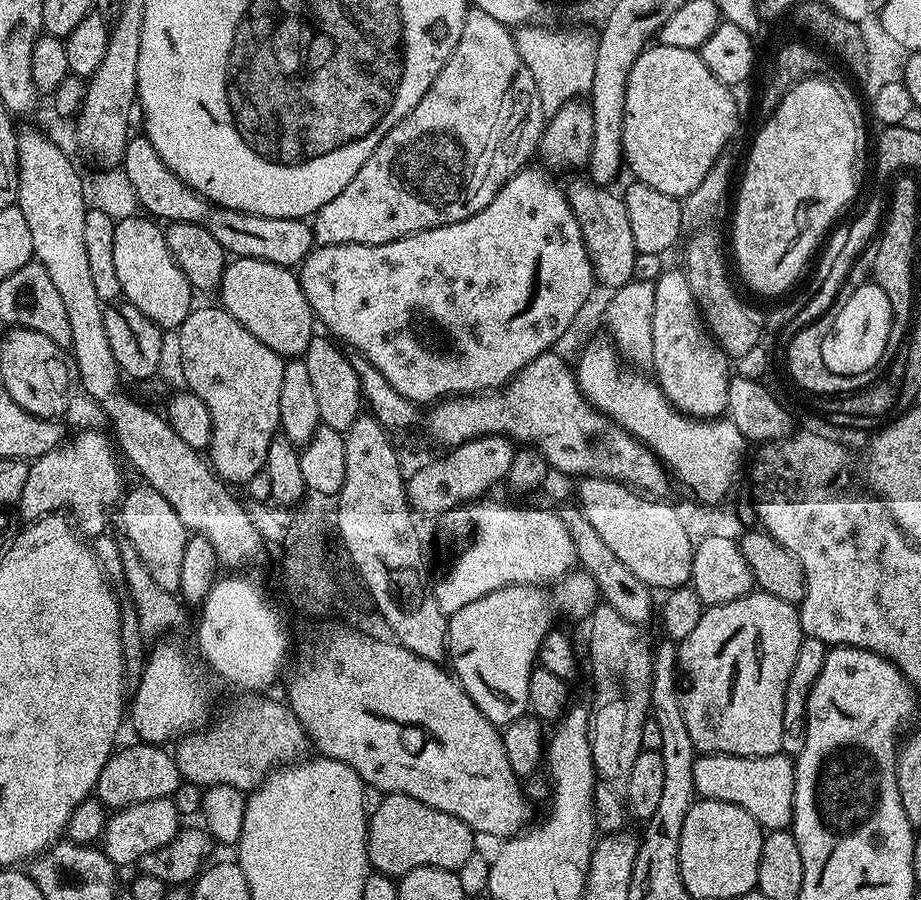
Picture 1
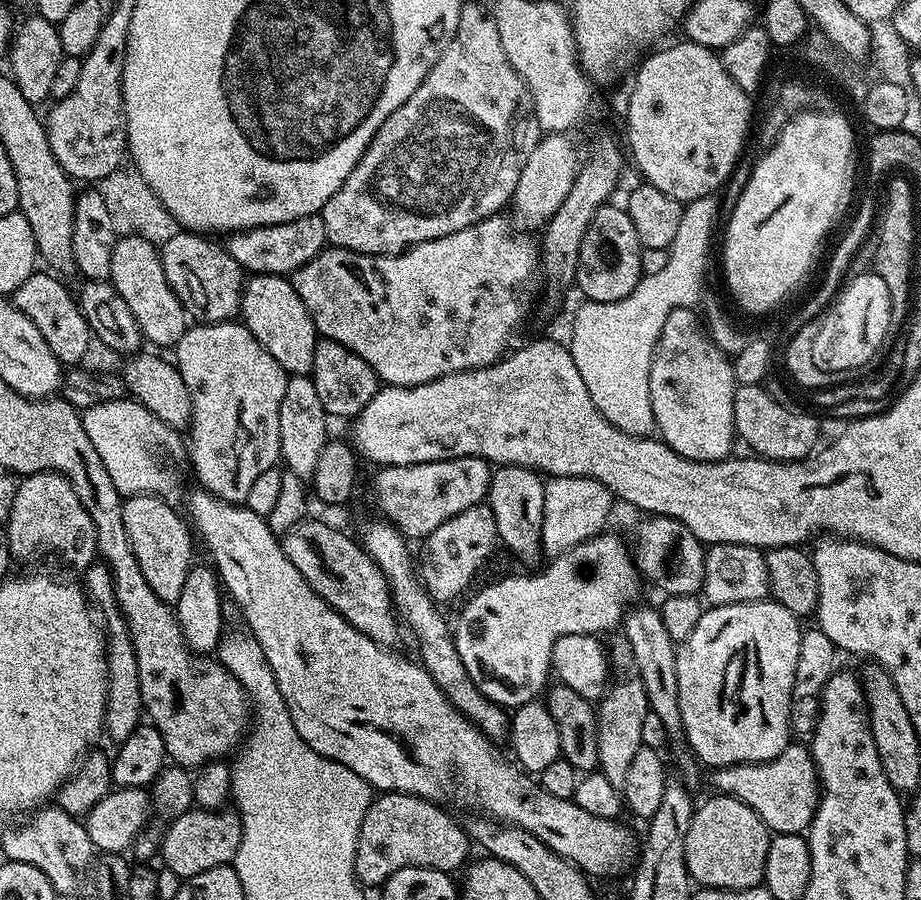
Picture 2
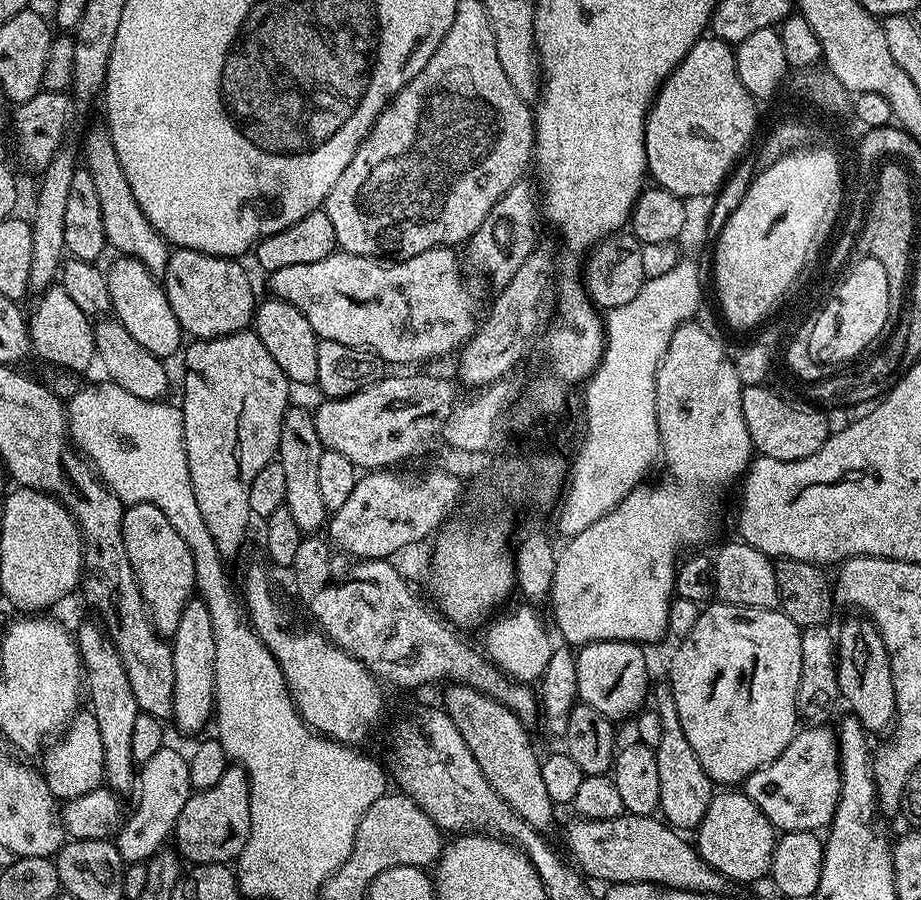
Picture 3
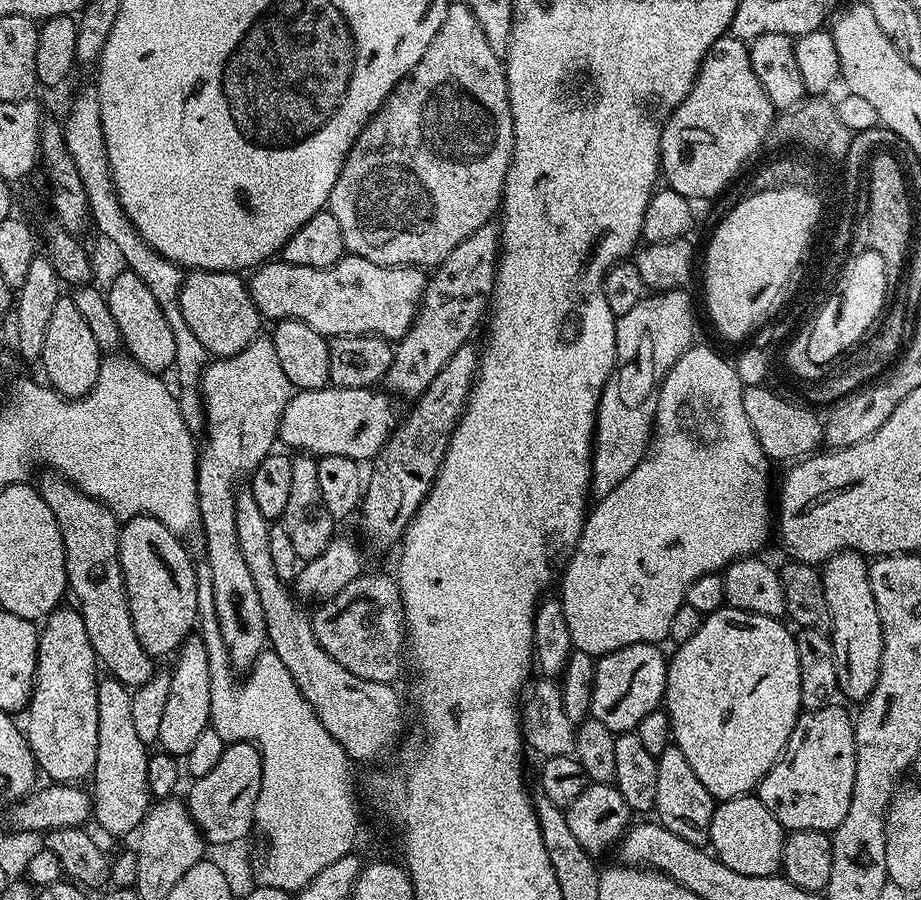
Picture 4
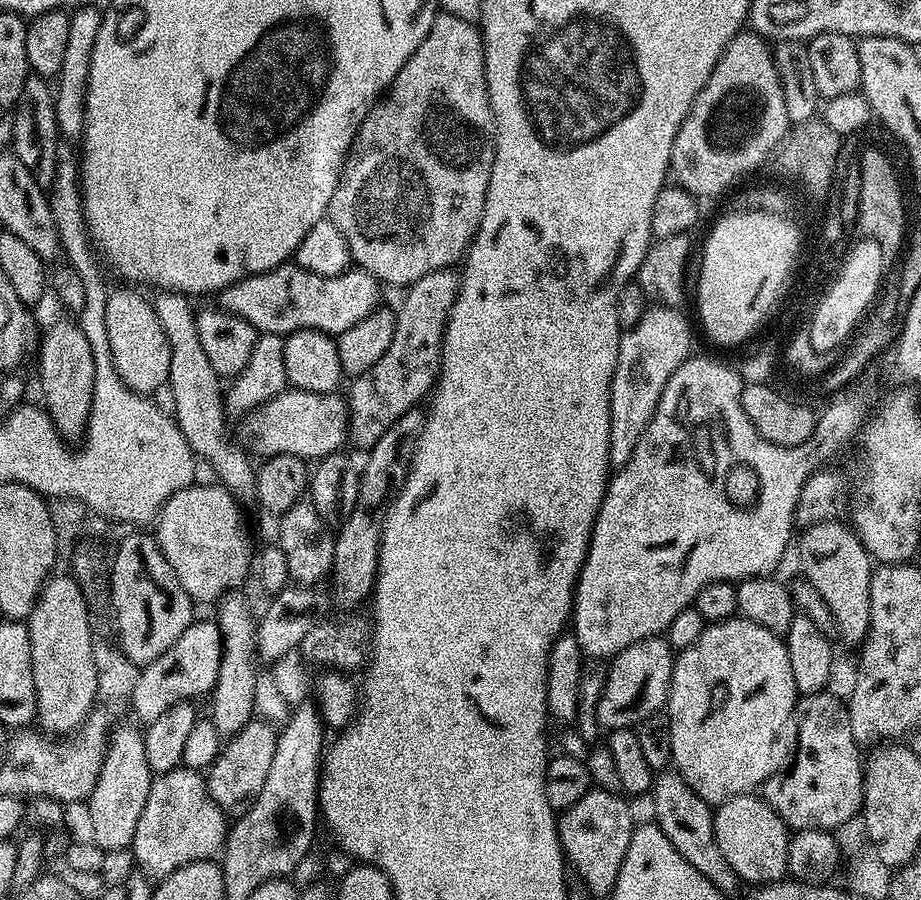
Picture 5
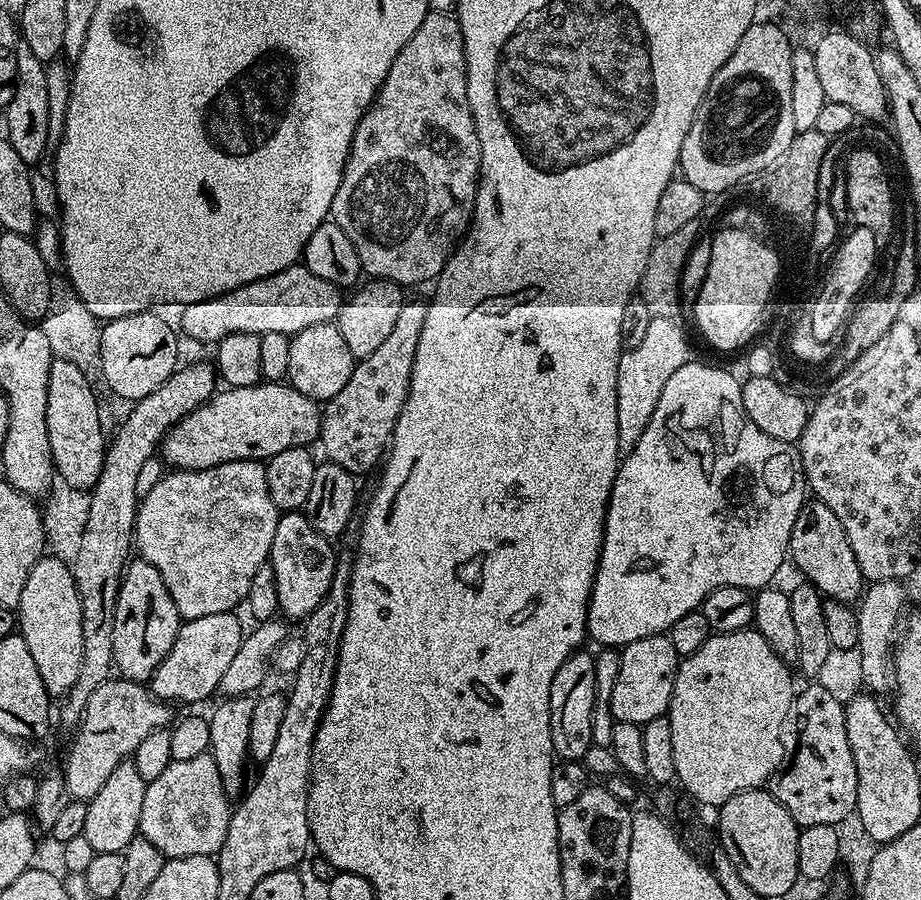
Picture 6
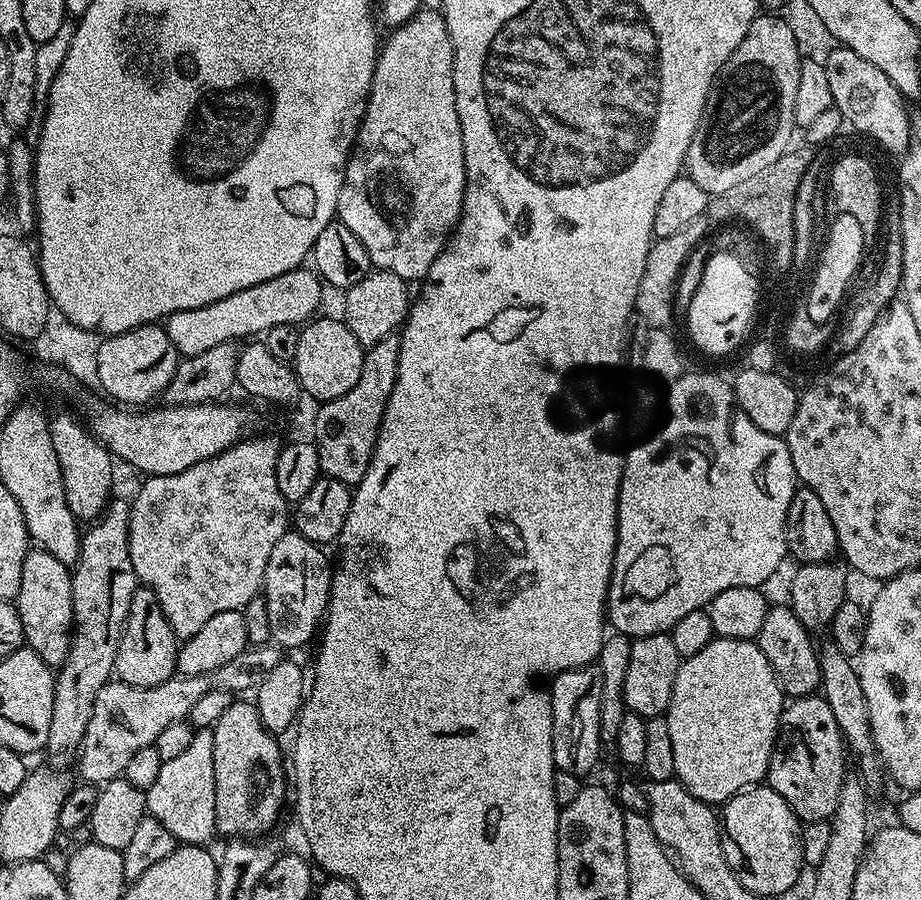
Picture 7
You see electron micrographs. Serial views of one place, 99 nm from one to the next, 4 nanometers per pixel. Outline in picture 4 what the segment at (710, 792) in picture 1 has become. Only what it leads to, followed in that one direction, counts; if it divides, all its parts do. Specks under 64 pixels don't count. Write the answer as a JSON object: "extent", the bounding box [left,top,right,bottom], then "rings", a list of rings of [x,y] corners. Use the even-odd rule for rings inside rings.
{"extent":[758,702,856,833],"rings":[[[833,702],[827,704],[825,708],[814,708],[811,710],[801,711],[800,717],[796,720],[794,730],[788,739],[788,745],[785,746],[783,754],[776,761],[775,766],[761,778],[758,785],[758,795],[762,803],[766,806],[766,810],[770,810],[770,814],[774,814],[774,818],[778,818],[778,822],[786,830],[797,832],[798,830],[818,830],[819,832],[831,833],[842,822],[842,818],[846,818],[846,810],[850,810],[850,798],[854,794],[854,770],[856,769],[856,747],[854,746],[854,720],[844,708],[839,708],[839,703]]]}

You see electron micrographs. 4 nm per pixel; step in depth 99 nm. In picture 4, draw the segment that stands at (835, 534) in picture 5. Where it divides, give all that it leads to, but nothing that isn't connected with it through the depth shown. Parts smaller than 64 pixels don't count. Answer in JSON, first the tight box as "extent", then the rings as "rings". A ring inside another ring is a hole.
{"extent":[820,552,884,702],"rings":[[[835,552],[822,565],[820,577],[826,594],[826,606],[830,606],[832,631],[830,639],[834,650],[836,687],[855,702],[867,700],[874,690],[880,673],[884,635],[878,606],[874,602],[874,590],[868,581],[870,564],[859,552]]]}

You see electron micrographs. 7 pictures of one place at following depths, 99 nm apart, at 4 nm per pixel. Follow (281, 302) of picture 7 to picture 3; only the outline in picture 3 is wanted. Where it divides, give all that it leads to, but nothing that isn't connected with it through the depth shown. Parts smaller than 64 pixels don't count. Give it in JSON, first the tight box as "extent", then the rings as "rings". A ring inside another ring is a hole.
{"extent":[268,248,476,365],"rings":[[[435,248],[399,262],[381,262],[371,256],[351,256],[337,250],[322,262],[305,262],[303,266],[282,266],[268,277],[271,295],[290,302],[310,322],[320,340],[342,342],[342,346],[367,348],[385,365],[424,364],[439,356],[459,353],[476,332],[476,300],[460,277],[462,264],[452,248]]]}

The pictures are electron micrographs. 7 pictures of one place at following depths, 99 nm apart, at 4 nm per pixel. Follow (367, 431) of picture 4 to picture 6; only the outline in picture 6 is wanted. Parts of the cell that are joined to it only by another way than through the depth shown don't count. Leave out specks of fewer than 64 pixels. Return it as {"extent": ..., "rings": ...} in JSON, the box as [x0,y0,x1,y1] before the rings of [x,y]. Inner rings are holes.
{"extent":[162,382,322,472],"rings":[[[261,382],[241,388],[225,387],[172,427],[172,431],[162,441],[162,460],[165,465],[172,464],[168,466],[173,469],[186,472],[206,470],[235,460],[266,462],[274,454],[282,454],[282,450],[308,448],[311,440],[313,443],[320,435],[321,415],[322,408],[317,401],[306,398],[306,394],[298,394],[298,390],[294,390],[287,382]]]}

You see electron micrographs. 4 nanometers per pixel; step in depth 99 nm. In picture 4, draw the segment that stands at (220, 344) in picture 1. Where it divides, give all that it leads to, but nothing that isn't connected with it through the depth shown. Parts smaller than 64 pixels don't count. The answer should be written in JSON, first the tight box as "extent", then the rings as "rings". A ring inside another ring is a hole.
{"extent":[196,335,294,670],"rings":[[[271,335],[257,336],[246,350],[233,356],[221,356],[213,359],[204,369],[204,378],[200,381],[200,394],[204,401],[204,432],[202,447],[196,462],[196,497],[200,511],[200,528],[204,532],[204,552],[210,566],[212,585],[214,586],[214,610],[222,634],[222,642],[228,651],[228,663],[236,670],[247,670],[265,651],[268,644],[266,618],[262,614],[262,601],[258,598],[258,589],[254,586],[246,558],[242,558],[242,549],[238,546],[238,522],[234,522],[236,513],[236,476],[247,477],[273,451],[280,430],[280,419],[288,405],[288,399],[294,395],[292,383],[278,363],[278,354],[274,354],[274,342]]]}

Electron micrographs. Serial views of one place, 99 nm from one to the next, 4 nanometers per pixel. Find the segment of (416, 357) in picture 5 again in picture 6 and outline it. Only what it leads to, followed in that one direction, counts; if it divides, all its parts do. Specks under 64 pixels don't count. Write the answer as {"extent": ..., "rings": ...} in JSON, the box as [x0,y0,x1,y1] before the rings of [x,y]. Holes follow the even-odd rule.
{"extent":[318,299,428,478],"rings":[[[409,299],[403,306],[402,311],[398,314],[398,319],[393,328],[390,329],[390,334],[382,341],[382,346],[378,346],[378,350],[374,350],[374,354],[370,354],[365,358],[365,360],[356,361],[356,369],[350,374],[350,378],[346,382],[346,386],[342,386],[341,392],[339,394],[334,394],[334,398],[327,401],[323,405],[322,415],[320,417],[320,435],[318,437],[318,444],[324,447],[324,452],[331,463],[342,466],[342,470],[351,472],[353,476],[360,478],[363,477],[363,472],[368,472],[372,467],[379,465],[381,461],[385,459],[386,453],[392,443],[392,431],[394,426],[398,422],[398,414],[402,414],[402,406],[406,402],[408,397],[408,387],[410,386],[410,378],[412,377],[412,371],[414,370],[414,354],[418,350],[418,338],[422,338],[422,326],[426,323],[428,306],[427,303]]]}

